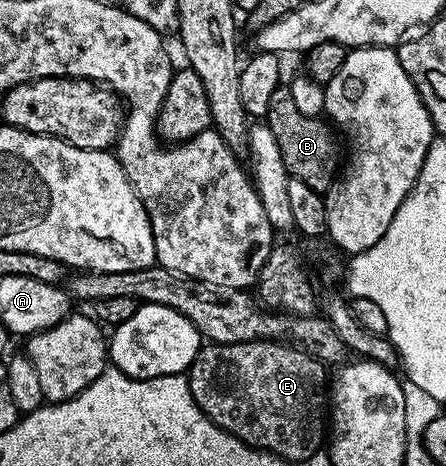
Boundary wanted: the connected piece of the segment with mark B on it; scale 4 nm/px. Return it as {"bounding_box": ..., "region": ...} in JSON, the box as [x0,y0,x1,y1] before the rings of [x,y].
{"bounding_box":[265,86,341,193],"region":[[[280,86],[269,94],[269,110],[265,117],[269,130],[273,130],[273,138],[277,138],[277,147],[281,149],[281,162],[285,162],[285,170],[292,180],[305,182],[312,190],[326,193],[335,183],[341,168],[341,152],[335,141],[336,133],[326,119],[309,114],[301,114],[293,102],[290,87]]]}

